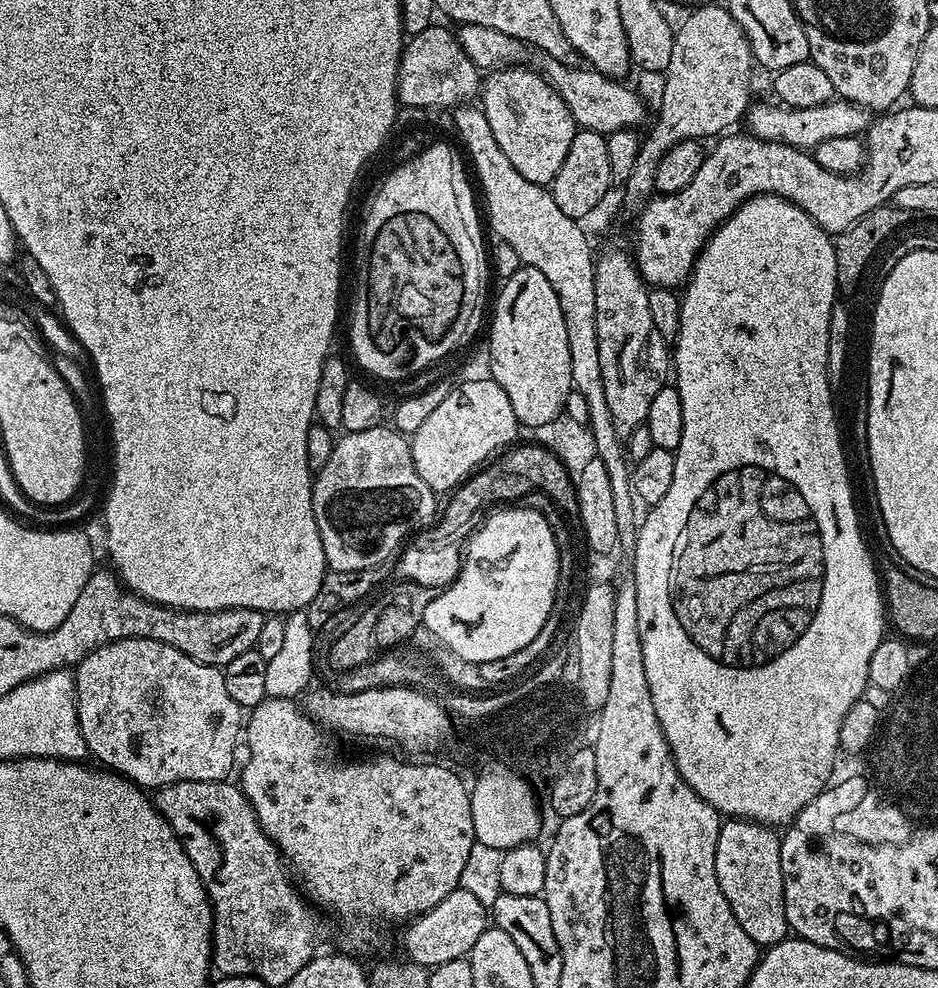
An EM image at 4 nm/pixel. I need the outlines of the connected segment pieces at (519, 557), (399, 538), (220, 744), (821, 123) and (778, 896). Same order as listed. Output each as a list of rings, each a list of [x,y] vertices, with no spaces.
[[[531,506],[523,507],[504,508],[471,533],[455,582],[440,590],[425,610],[423,627],[428,627],[429,634],[437,636],[445,649],[454,651],[467,662],[507,660],[534,642],[534,634],[542,630],[548,615],[553,612],[559,582],[560,548],[544,515]]]
[[[392,426],[344,432],[335,441],[326,466],[315,473],[312,482],[312,513],[318,522],[325,565],[333,572],[371,573],[371,568],[386,563],[388,559],[391,561],[403,549],[409,537],[432,527],[438,516],[436,500],[437,493],[422,482],[422,474],[418,474],[414,466],[412,446],[405,433],[396,431]]]
[[[130,638],[129,640],[112,641],[108,645],[95,649],[74,668],[76,677],[76,709],[78,710],[78,726],[82,730],[82,738],[86,742],[89,753],[97,756],[105,769],[118,772],[120,775],[140,785],[145,790],[159,790],[174,782],[214,782],[225,779],[235,762],[236,743],[242,740],[242,708],[226,690],[224,673],[219,667],[206,665],[188,657],[182,650],[168,646],[164,642],[151,641],[148,638]]]
[[[833,98],[828,104],[810,106],[809,108],[785,108],[779,103],[753,103],[746,113],[747,131],[763,140],[782,142],[791,148],[811,150],[818,142],[826,142],[826,138],[846,138],[860,136],[870,123],[869,109],[848,100]]]
[[[728,818],[721,823],[718,834],[718,886],[722,886],[722,894],[726,894],[726,902],[730,902],[734,918],[738,918],[738,926],[742,926],[758,946],[778,944],[790,932],[784,909],[781,837],[772,832],[775,831],[767,824]]]

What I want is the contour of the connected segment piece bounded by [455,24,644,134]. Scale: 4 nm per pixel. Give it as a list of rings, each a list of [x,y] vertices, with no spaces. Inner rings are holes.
[[[461,24],[455,29],[455,33],[456,41],[462,46],[462,50],[466,50],[466,58],[470,58],[470,62],[474,62],[478,69],[531,66],[539,72],[545,82],[560,95],[562,102],[566,102],[570,114],[581,129],[589,128],[607,134],[623,128],[635,129],[640,126],[636,124],[644,120],[643,102],[619,79],[604,76],[601,72],[584,66],[567,68],[546,53],[537,51],[518,38],[510,38],[510,34],[502,34],[502,30],[493,30],[490,26]]]

